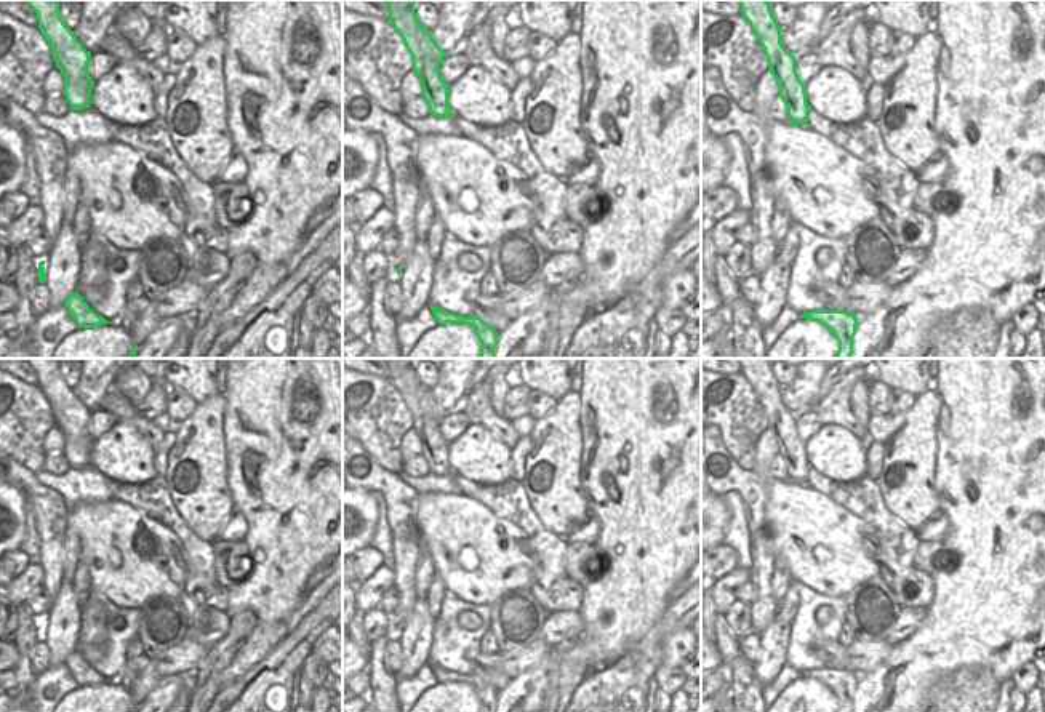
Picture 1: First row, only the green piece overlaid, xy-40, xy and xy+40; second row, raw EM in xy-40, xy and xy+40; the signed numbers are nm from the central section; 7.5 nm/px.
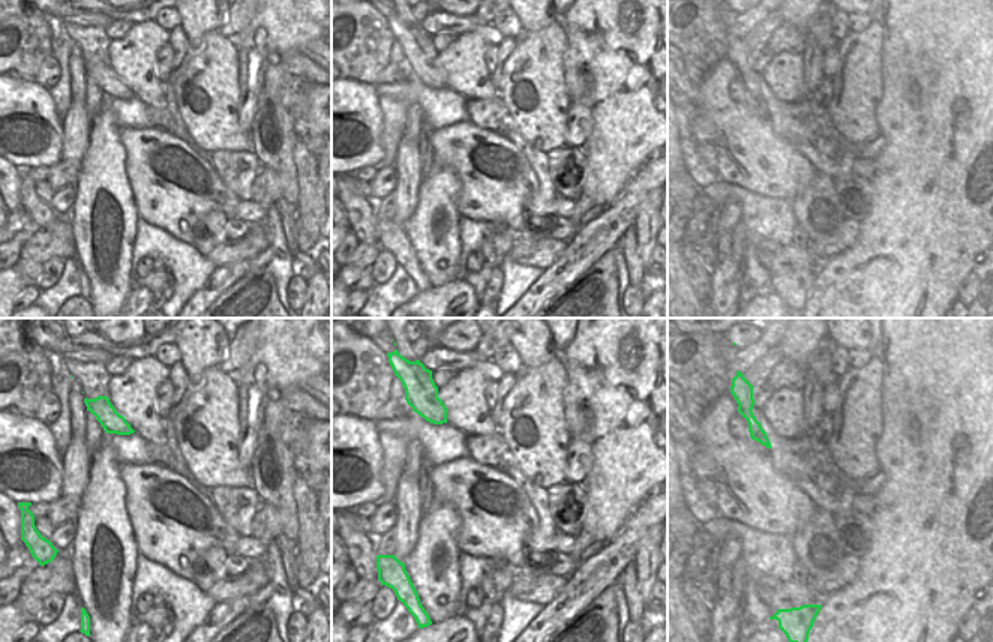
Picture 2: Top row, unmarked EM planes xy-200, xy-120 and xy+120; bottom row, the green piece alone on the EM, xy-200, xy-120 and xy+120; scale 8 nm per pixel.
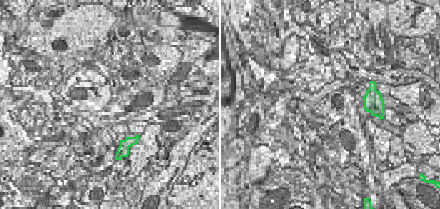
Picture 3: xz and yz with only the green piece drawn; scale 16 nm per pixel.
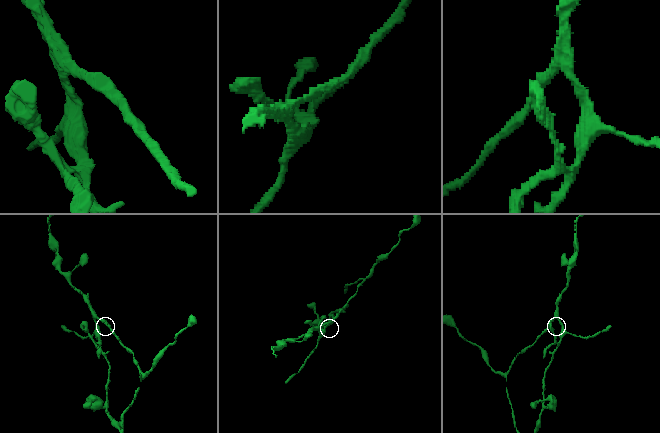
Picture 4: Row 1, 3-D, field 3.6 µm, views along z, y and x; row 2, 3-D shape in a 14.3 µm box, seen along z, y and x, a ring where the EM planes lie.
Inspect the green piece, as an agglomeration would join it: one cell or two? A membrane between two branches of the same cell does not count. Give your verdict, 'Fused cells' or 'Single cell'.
Fused cells.

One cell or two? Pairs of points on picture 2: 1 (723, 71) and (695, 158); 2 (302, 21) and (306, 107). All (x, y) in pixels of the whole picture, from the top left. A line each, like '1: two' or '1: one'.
1: two
2: one

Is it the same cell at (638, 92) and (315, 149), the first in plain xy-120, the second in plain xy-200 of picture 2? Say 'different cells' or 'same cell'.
different cells

